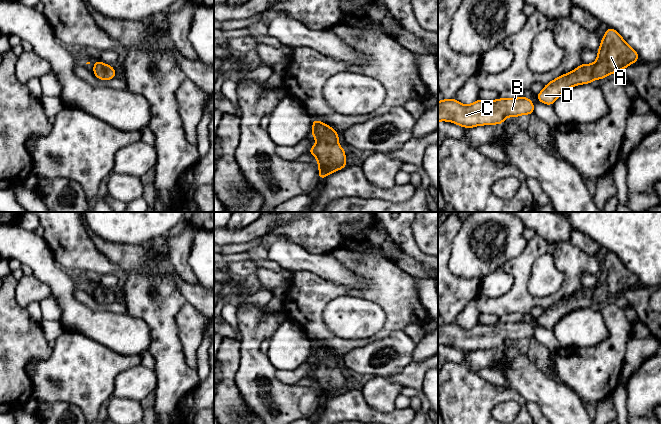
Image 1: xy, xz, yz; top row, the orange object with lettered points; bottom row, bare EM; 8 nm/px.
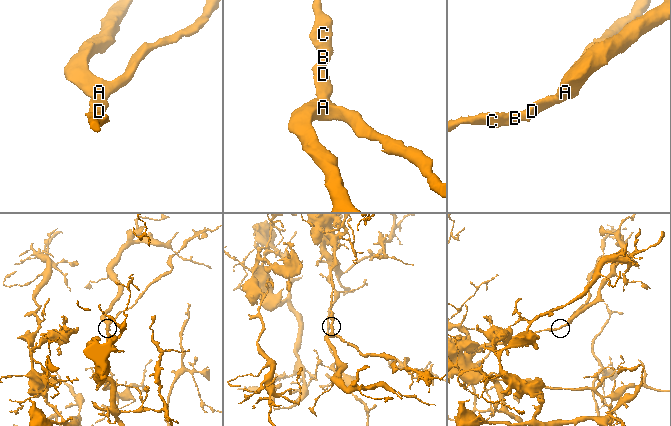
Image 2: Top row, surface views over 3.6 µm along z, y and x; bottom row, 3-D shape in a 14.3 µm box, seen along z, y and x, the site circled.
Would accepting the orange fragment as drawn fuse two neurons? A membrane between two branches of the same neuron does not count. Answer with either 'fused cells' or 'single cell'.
single cell

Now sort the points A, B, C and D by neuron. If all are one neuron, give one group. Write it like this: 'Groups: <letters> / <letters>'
Groups: A B C D

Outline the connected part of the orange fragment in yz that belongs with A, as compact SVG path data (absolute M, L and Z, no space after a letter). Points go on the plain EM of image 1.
M607 252L594 288L581 288L573 295L559 300L545 309L536 321L546 329L553 329L555 324L571 311L589 308L594 303L601 304L611 297L624 294L638 284L638 277L622 260L615 253Z

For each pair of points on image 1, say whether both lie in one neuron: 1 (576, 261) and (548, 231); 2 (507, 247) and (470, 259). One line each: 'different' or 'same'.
1: different
2: same

